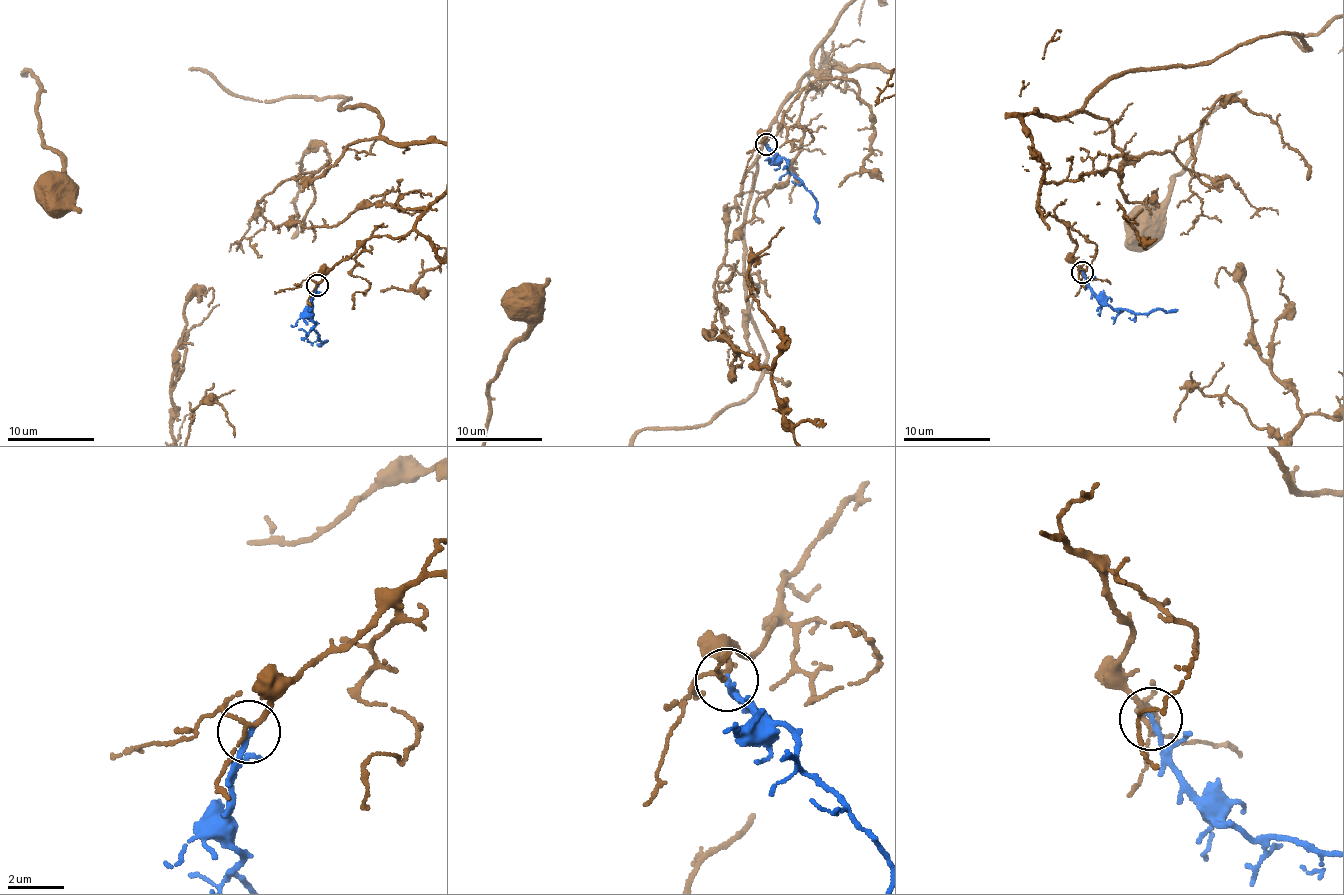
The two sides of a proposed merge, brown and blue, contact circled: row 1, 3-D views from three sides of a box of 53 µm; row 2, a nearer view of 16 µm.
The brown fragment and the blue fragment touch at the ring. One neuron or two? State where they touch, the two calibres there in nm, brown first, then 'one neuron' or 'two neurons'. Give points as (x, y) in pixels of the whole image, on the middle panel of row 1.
(766, 144) | 110/200 nm | one neuron

